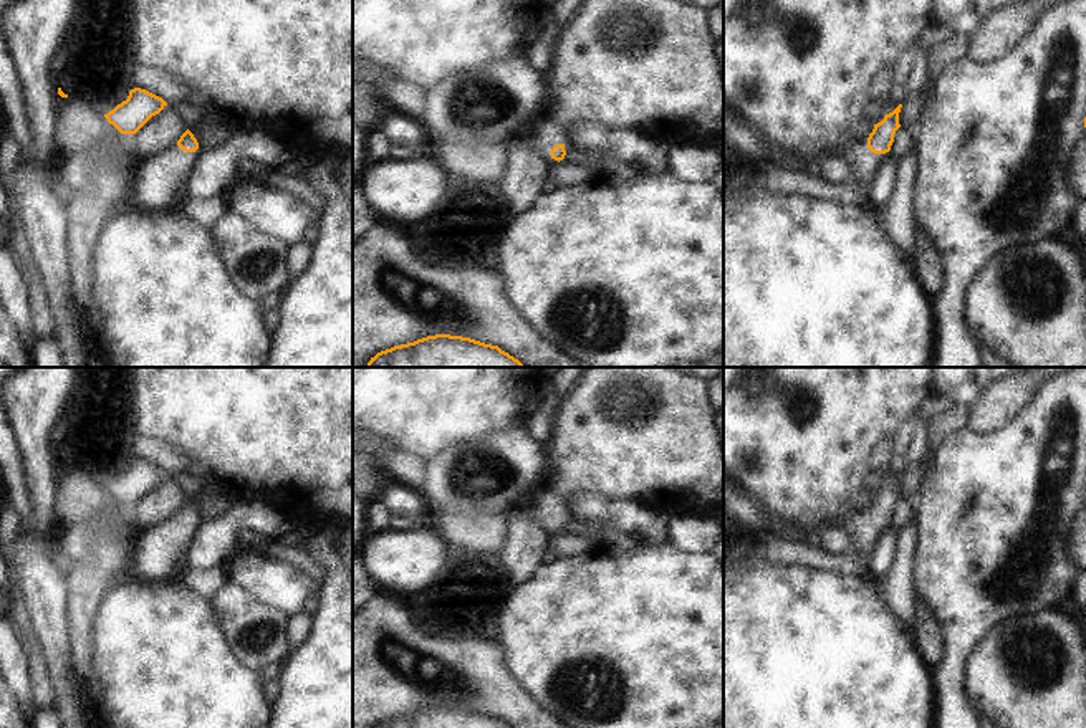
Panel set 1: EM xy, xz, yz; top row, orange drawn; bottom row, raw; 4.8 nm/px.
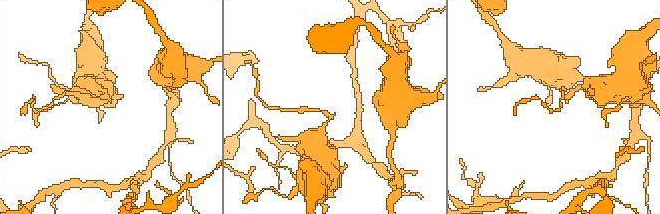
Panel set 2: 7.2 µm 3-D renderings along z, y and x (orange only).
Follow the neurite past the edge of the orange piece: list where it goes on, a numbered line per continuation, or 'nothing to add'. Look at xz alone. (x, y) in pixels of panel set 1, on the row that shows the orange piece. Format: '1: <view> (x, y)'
1: xz (548, 134)

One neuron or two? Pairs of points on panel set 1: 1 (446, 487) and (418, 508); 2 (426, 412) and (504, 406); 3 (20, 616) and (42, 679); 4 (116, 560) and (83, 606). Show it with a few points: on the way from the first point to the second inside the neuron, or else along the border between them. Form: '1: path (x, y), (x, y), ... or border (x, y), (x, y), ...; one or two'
1: border (418, 492), (427, 505); two
2: path (446, 406), (484, 406); one
3: path (22, 631), (35, 664); one
4: path (105, 571), (83, 594); one

